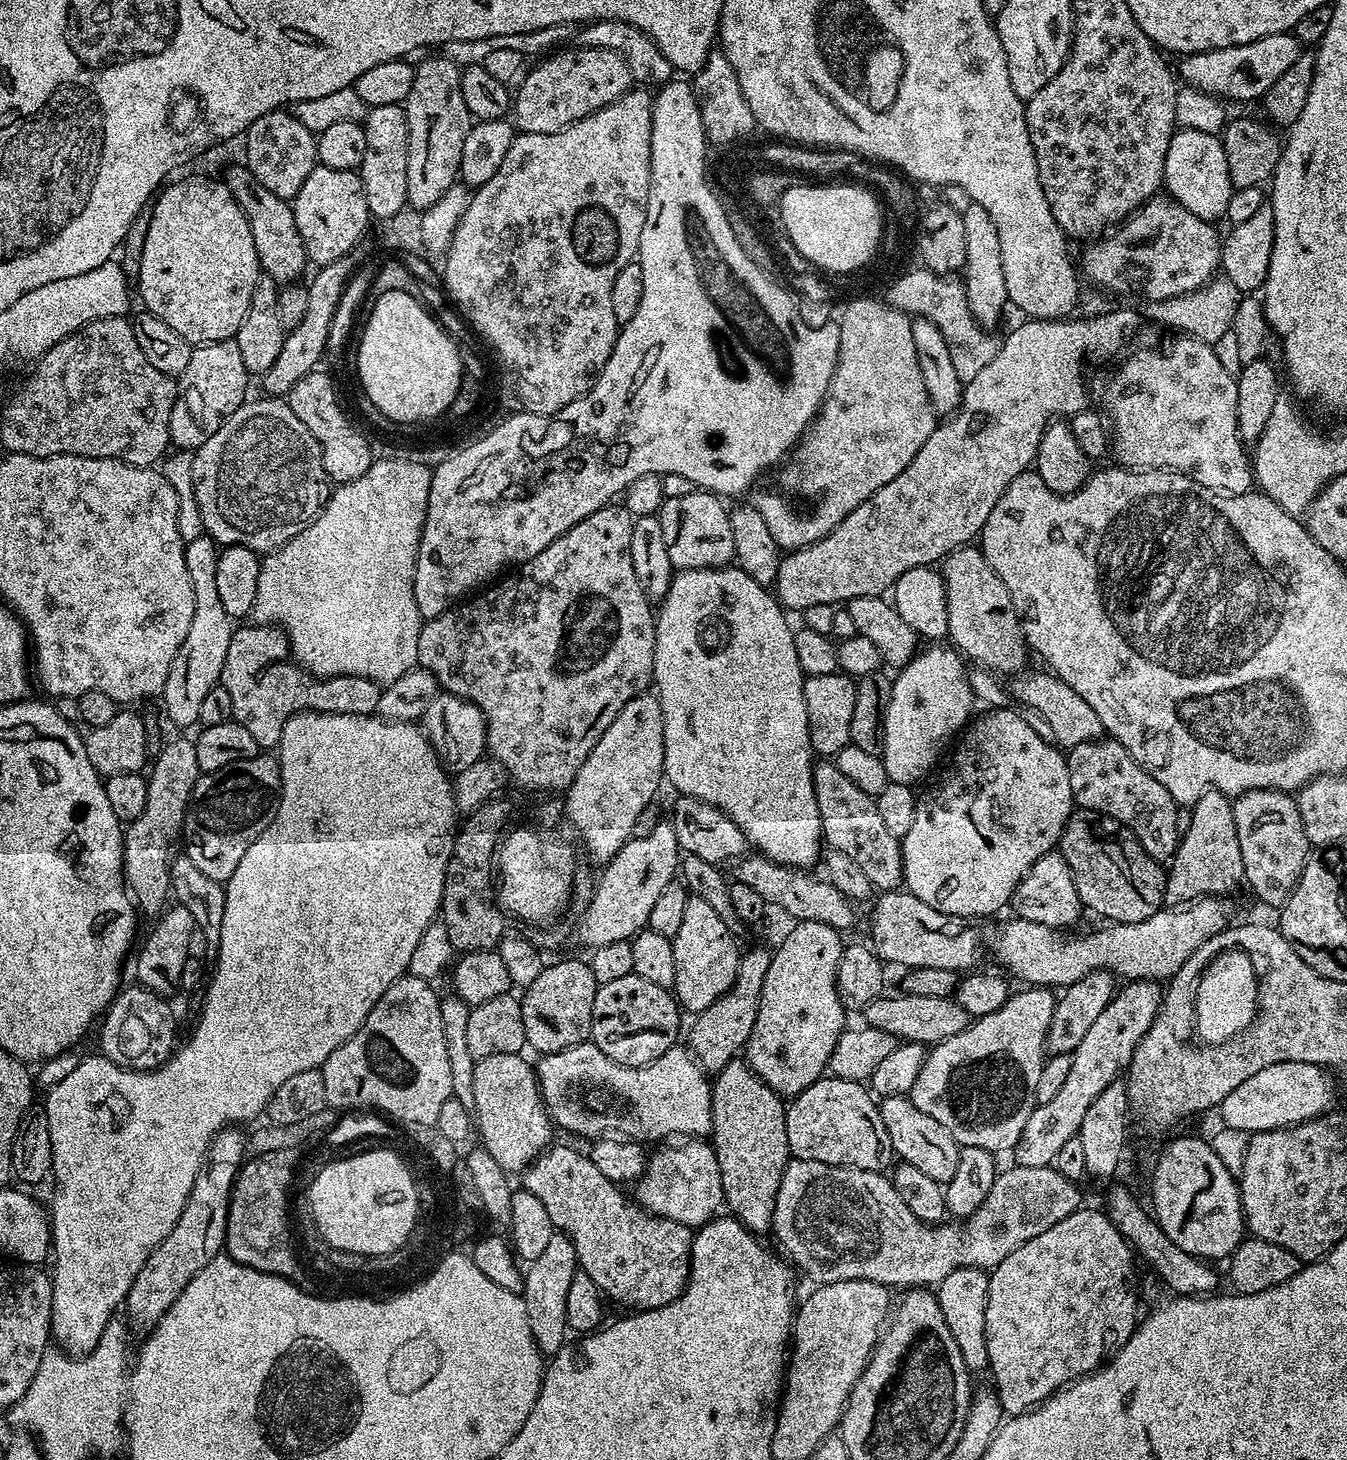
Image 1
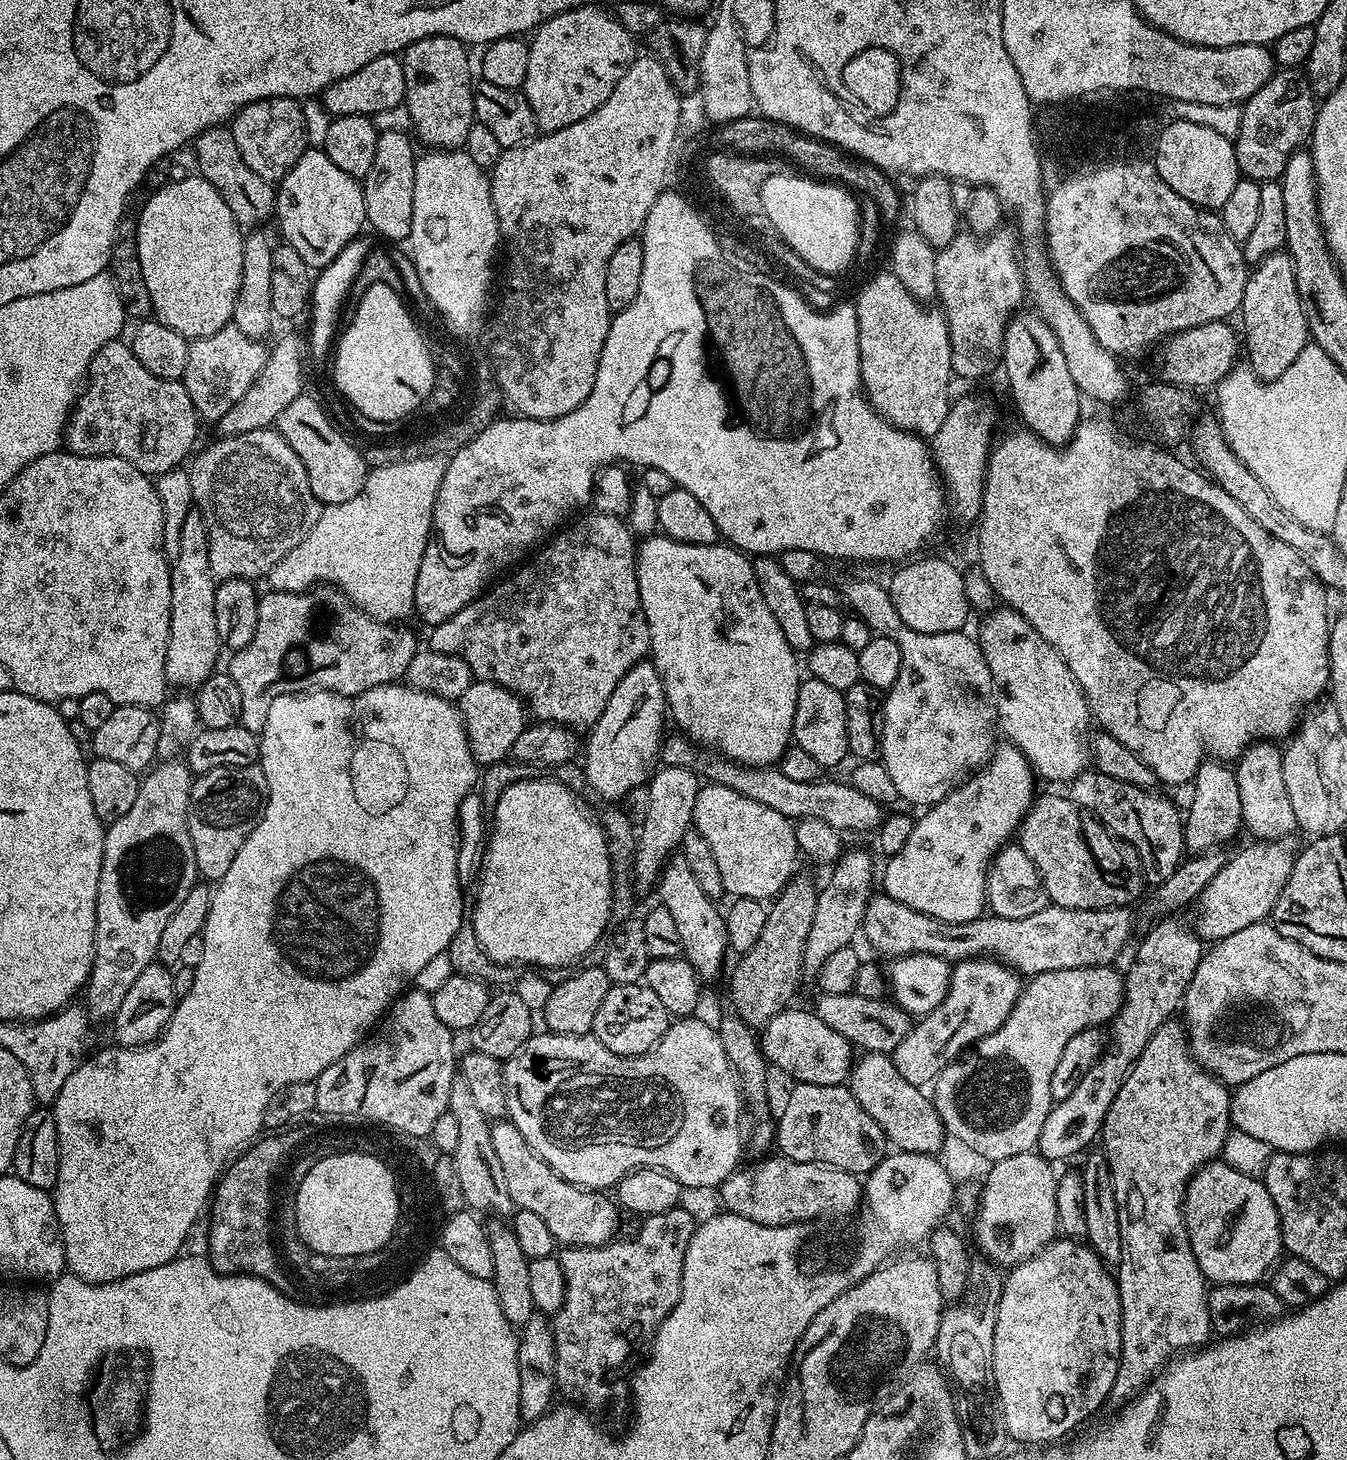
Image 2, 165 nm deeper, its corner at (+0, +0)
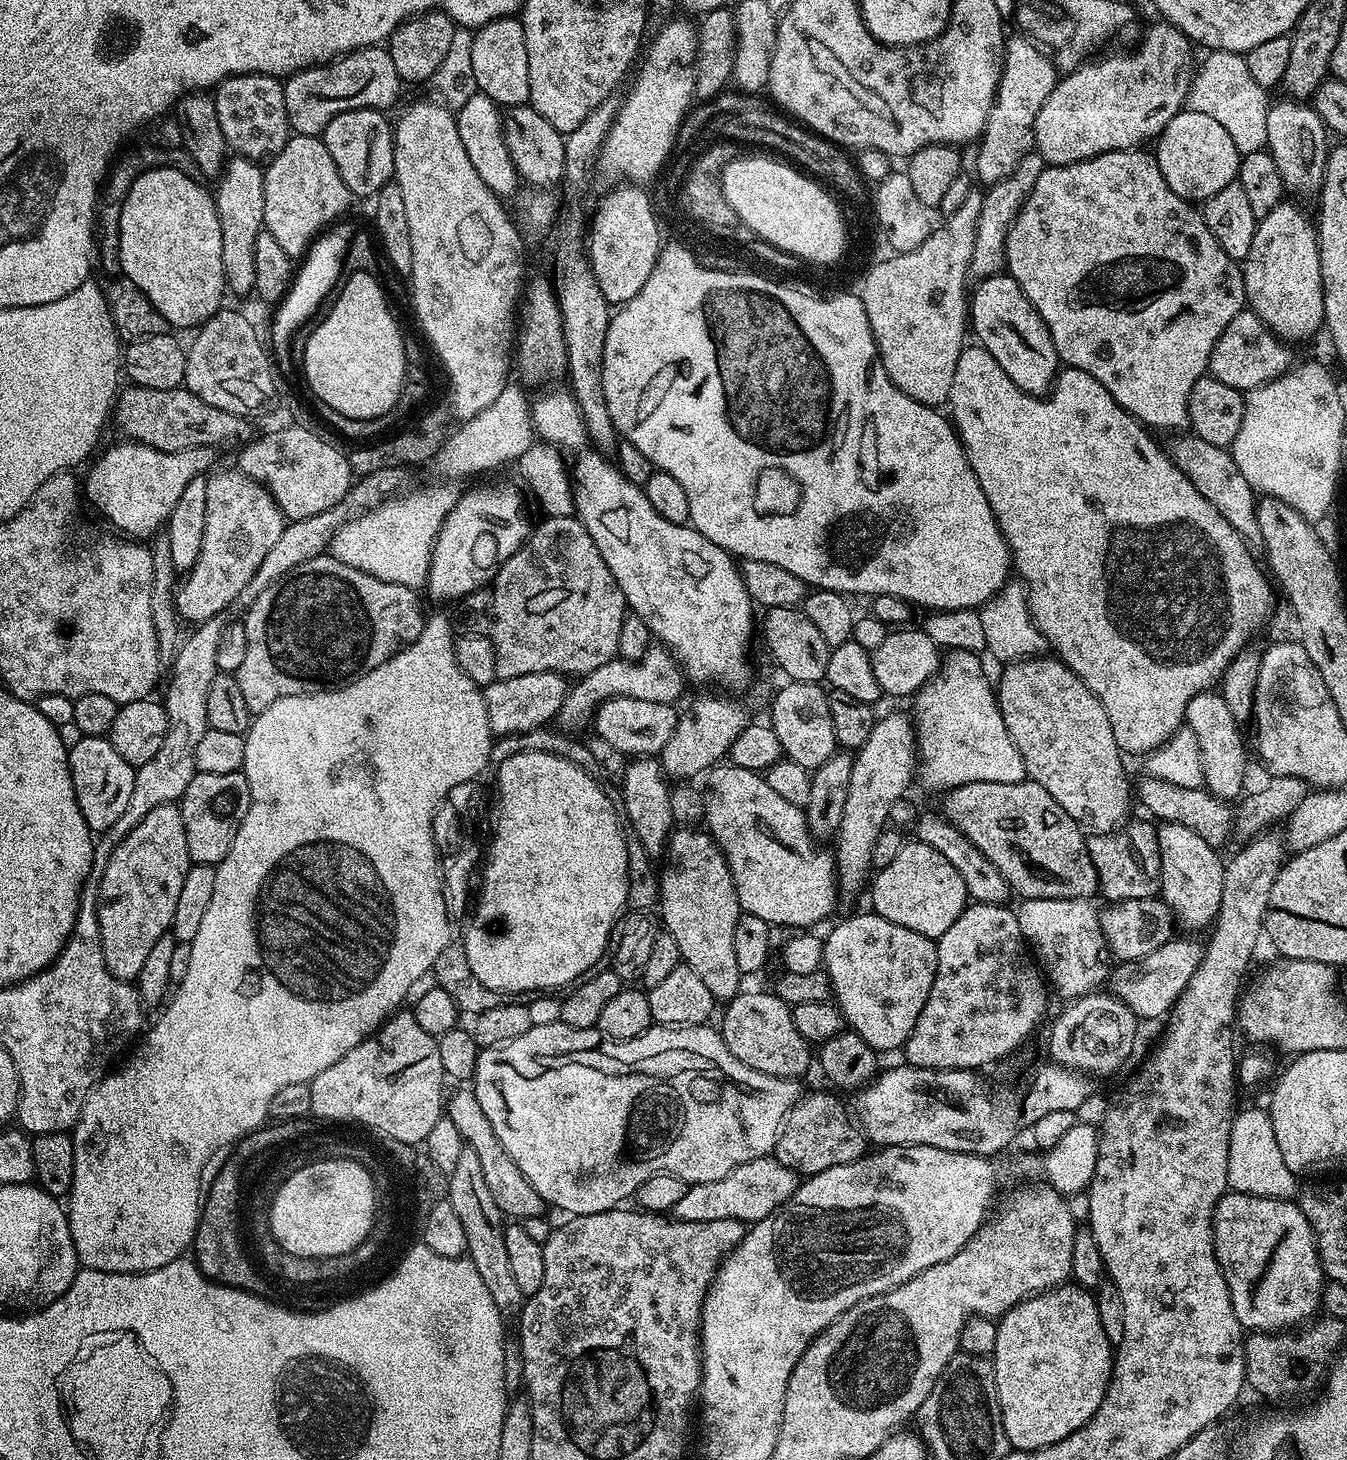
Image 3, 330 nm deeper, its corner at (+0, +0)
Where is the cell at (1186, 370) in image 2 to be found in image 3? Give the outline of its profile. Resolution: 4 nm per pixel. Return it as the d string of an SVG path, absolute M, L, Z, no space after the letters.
M1245 310L1231 320L1222 338L1218 338L1210 354L1208 372L1218 378L1218 382L1226 382L1226 386L1234 386L1239 392L1247 394L1266 382L1277 380L1283 372L1293 367L1294 359L1288 348L1291 347L1269 330L1256 312Z

